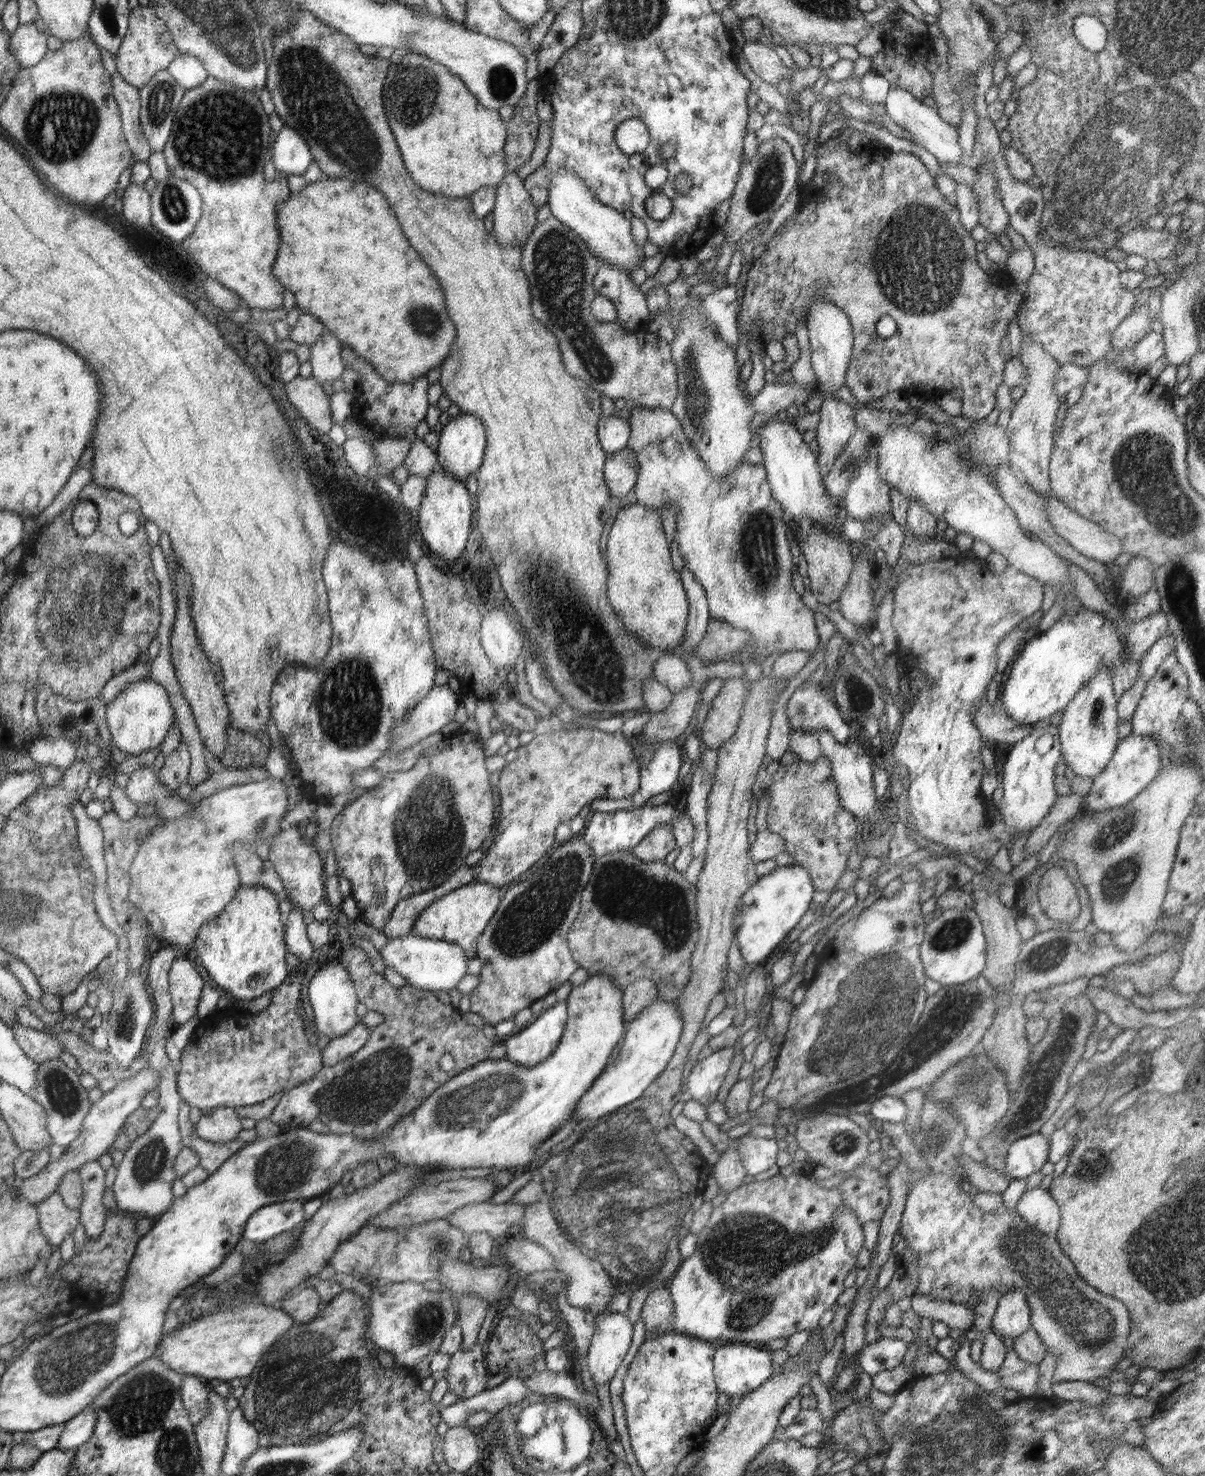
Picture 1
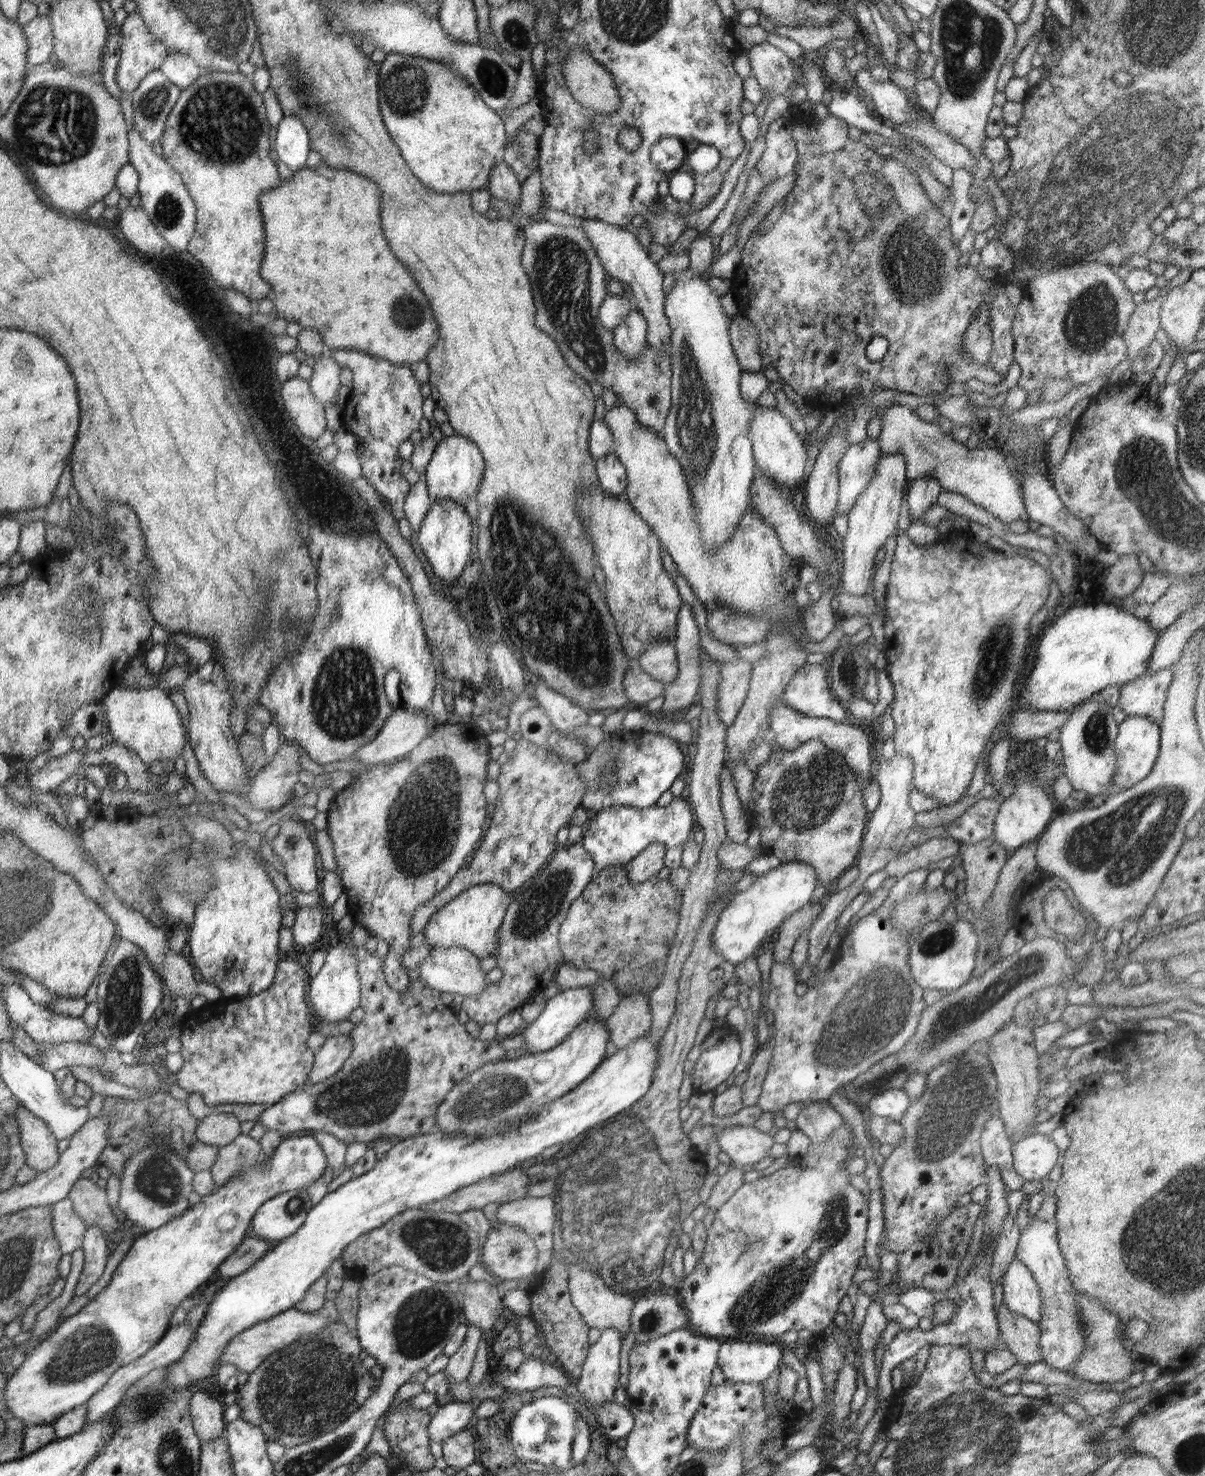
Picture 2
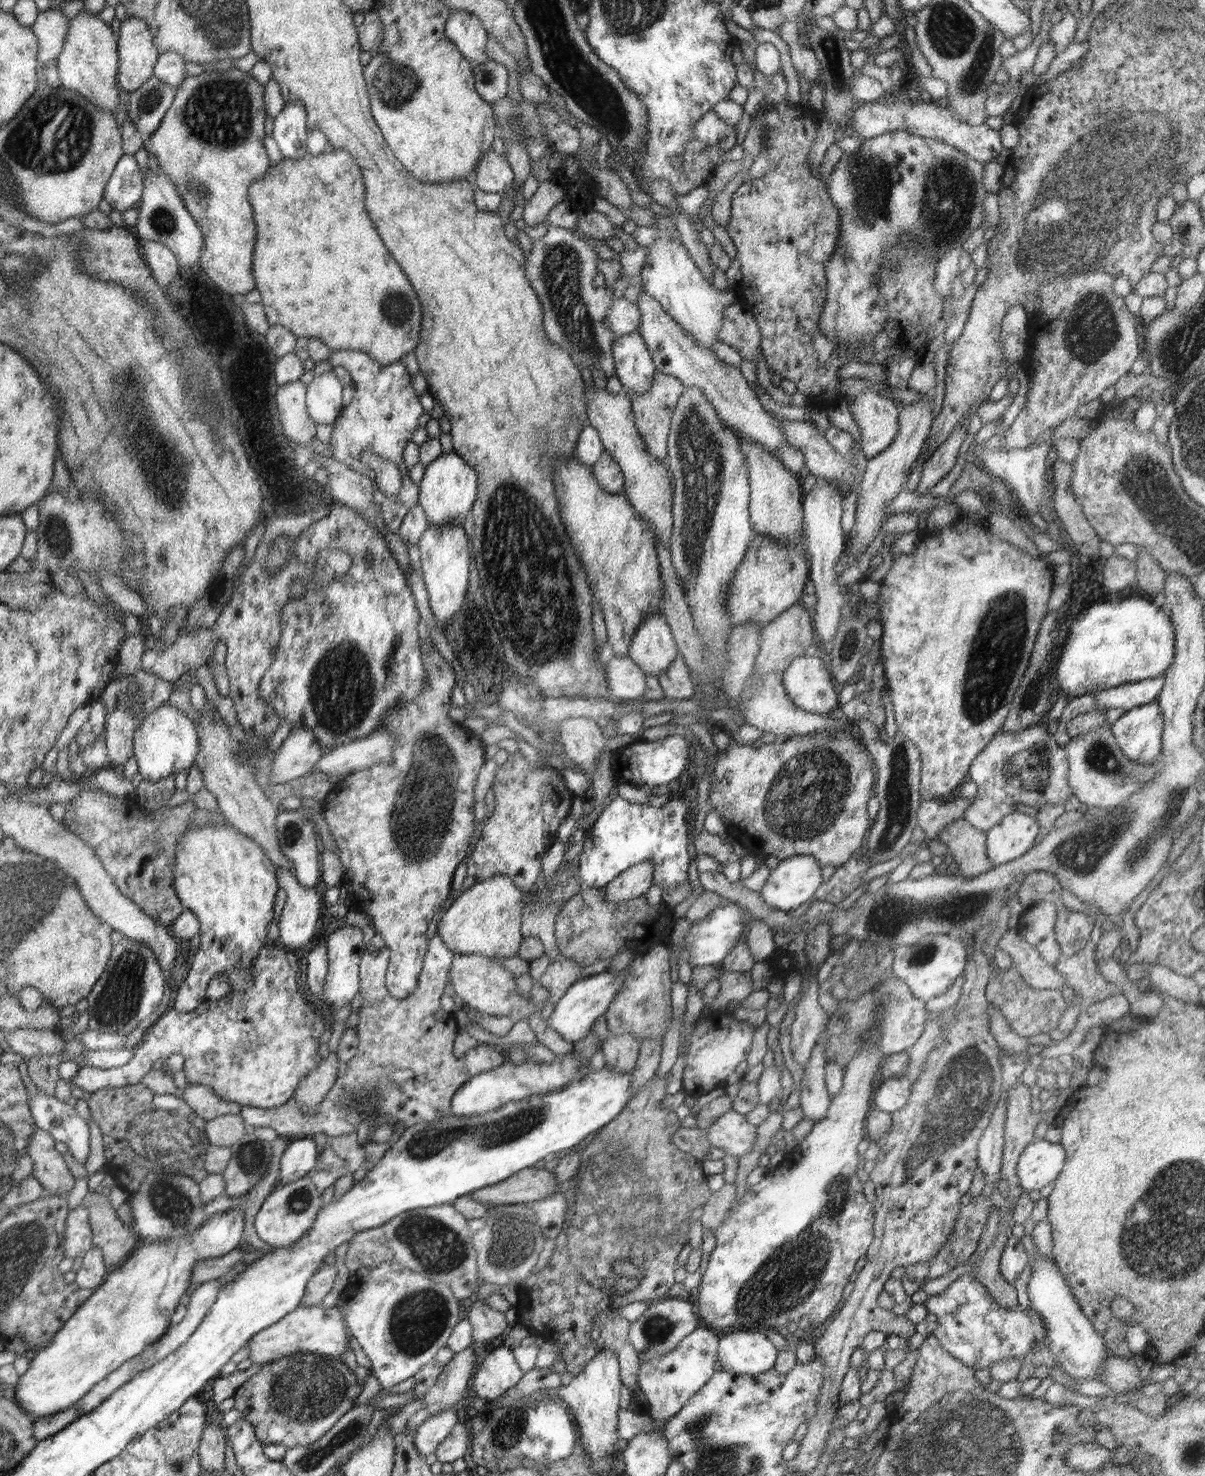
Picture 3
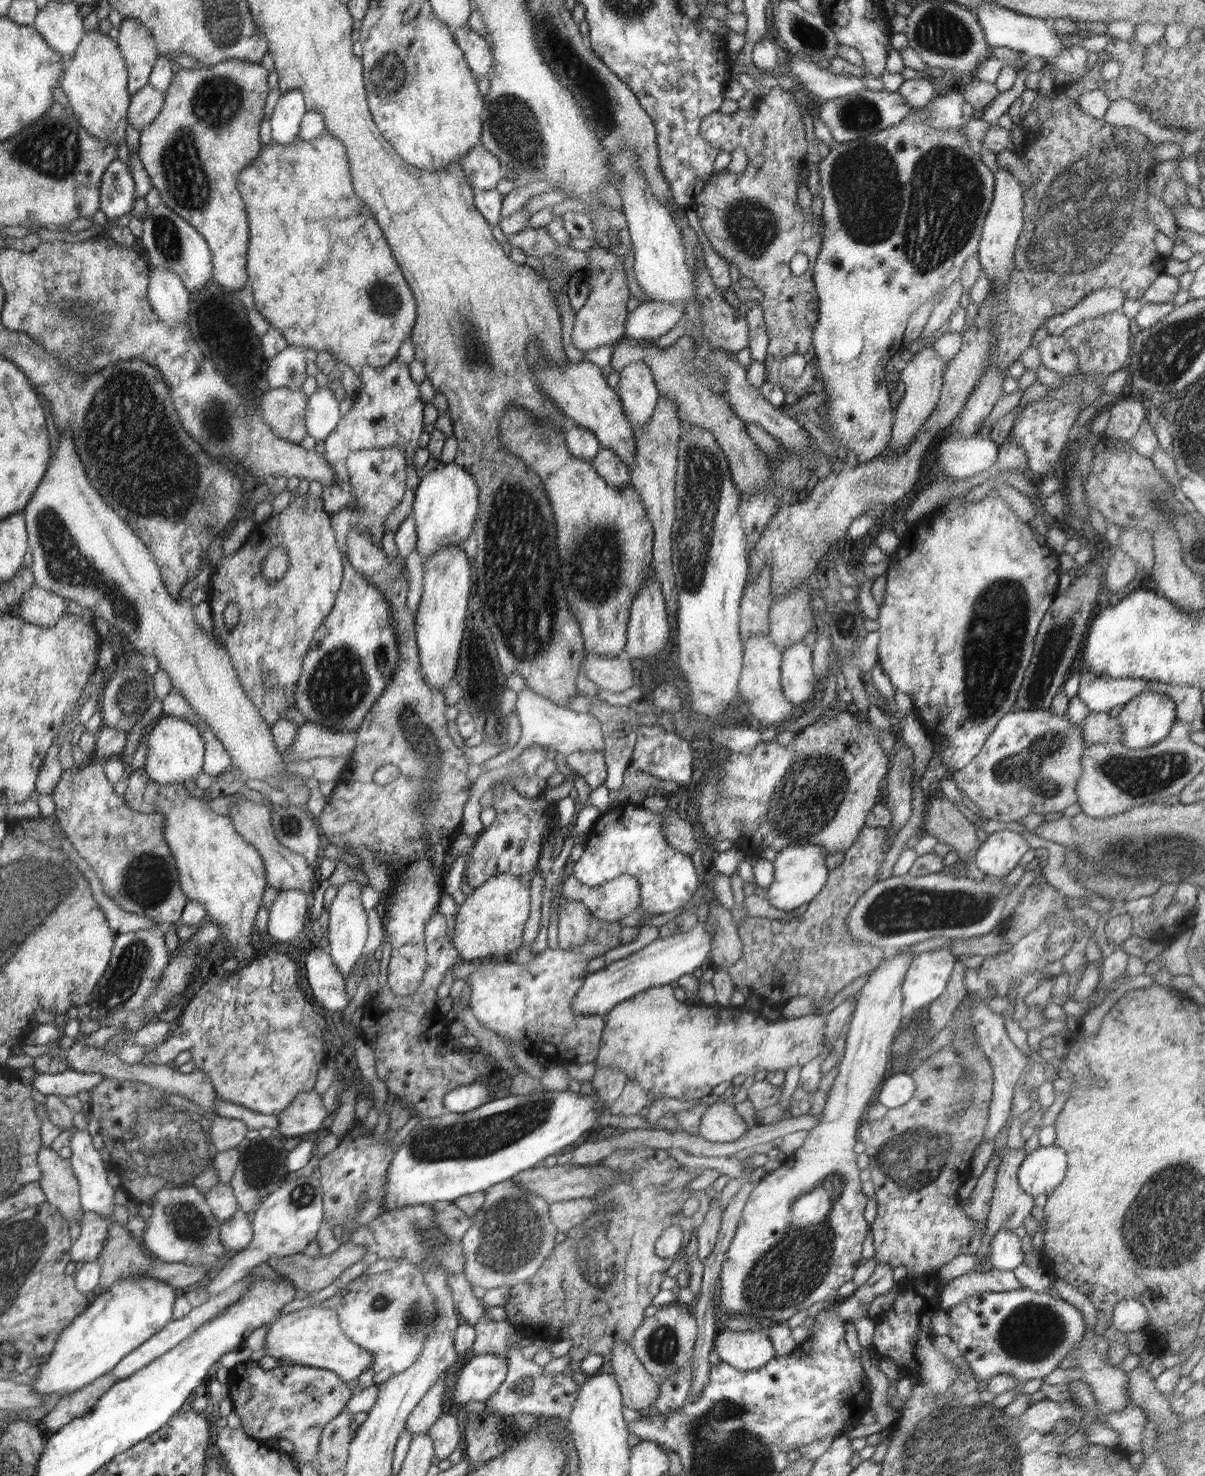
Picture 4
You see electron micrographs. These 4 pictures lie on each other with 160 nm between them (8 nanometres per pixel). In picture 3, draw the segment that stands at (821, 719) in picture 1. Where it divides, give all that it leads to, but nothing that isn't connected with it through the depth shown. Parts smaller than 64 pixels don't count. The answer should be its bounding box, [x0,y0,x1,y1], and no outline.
[780,656,839,715]

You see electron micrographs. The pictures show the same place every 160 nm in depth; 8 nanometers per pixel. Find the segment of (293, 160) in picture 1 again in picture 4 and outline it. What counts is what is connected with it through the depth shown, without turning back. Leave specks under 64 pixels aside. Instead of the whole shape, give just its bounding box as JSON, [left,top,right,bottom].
[270,90,307,144]

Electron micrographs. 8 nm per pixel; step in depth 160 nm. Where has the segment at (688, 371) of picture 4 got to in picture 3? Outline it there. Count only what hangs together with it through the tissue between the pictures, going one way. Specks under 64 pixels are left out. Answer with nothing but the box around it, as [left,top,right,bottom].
[738,434,803,545]

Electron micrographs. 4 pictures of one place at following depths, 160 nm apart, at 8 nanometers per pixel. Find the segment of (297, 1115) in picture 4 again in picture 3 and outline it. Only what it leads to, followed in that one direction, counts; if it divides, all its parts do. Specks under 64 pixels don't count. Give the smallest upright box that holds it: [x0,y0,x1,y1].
[293,1052,340,1114]

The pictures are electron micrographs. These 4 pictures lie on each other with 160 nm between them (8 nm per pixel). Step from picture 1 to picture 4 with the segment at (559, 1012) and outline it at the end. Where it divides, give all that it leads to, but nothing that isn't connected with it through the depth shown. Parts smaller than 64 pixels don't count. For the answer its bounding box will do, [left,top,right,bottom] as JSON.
[572,923,711,1015]

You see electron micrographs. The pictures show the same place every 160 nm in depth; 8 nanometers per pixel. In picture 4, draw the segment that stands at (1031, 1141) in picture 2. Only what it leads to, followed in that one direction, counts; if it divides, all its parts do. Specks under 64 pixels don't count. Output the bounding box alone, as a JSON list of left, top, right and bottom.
[1017,1145,1067,1197]

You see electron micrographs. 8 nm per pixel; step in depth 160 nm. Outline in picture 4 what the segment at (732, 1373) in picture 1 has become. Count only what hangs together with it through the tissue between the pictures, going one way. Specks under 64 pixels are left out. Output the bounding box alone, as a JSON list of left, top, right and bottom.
[713,1323,777,1372]

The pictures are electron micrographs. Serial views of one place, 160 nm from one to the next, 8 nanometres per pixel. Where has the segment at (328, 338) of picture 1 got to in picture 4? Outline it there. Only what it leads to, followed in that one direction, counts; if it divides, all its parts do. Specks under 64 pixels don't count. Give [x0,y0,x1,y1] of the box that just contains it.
[305,387,342,441]

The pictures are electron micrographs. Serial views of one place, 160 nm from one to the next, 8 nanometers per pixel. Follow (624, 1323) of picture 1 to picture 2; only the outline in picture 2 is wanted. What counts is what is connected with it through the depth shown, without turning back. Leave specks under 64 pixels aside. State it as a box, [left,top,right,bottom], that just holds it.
[575,1328,622,1409]

